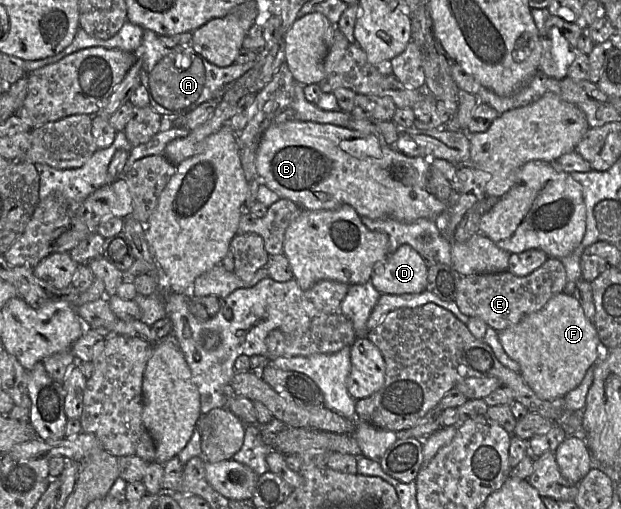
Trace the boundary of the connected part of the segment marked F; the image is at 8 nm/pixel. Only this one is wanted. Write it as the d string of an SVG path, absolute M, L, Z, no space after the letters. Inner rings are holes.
M573 293L556 294L540 310L525 316L517 324L499 331L498 338L506 354L520 365L520 374L526 384L543 400L564 397L581 383L587 369L598 362L597 347L600 339L596 327L593 321L585 316Z

